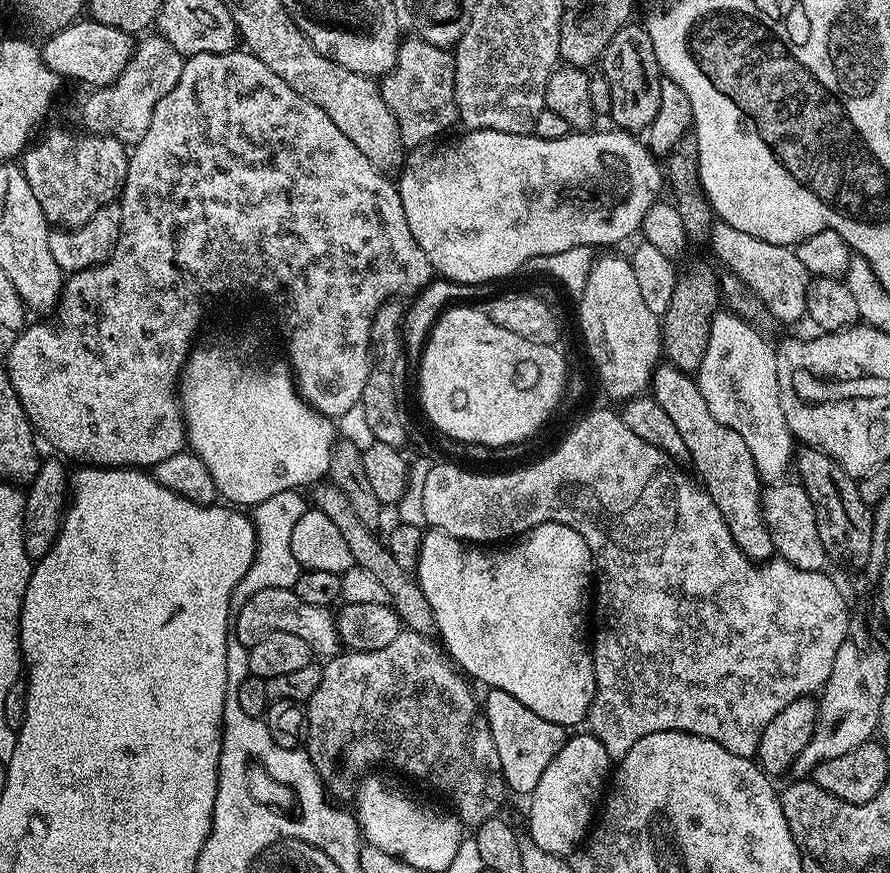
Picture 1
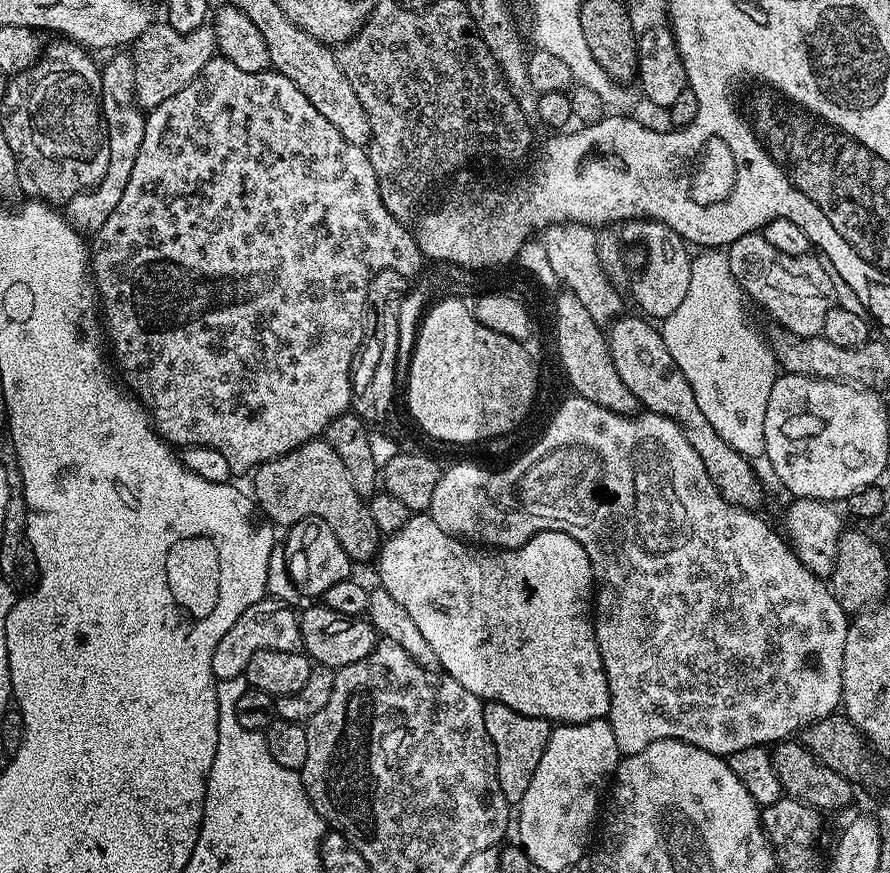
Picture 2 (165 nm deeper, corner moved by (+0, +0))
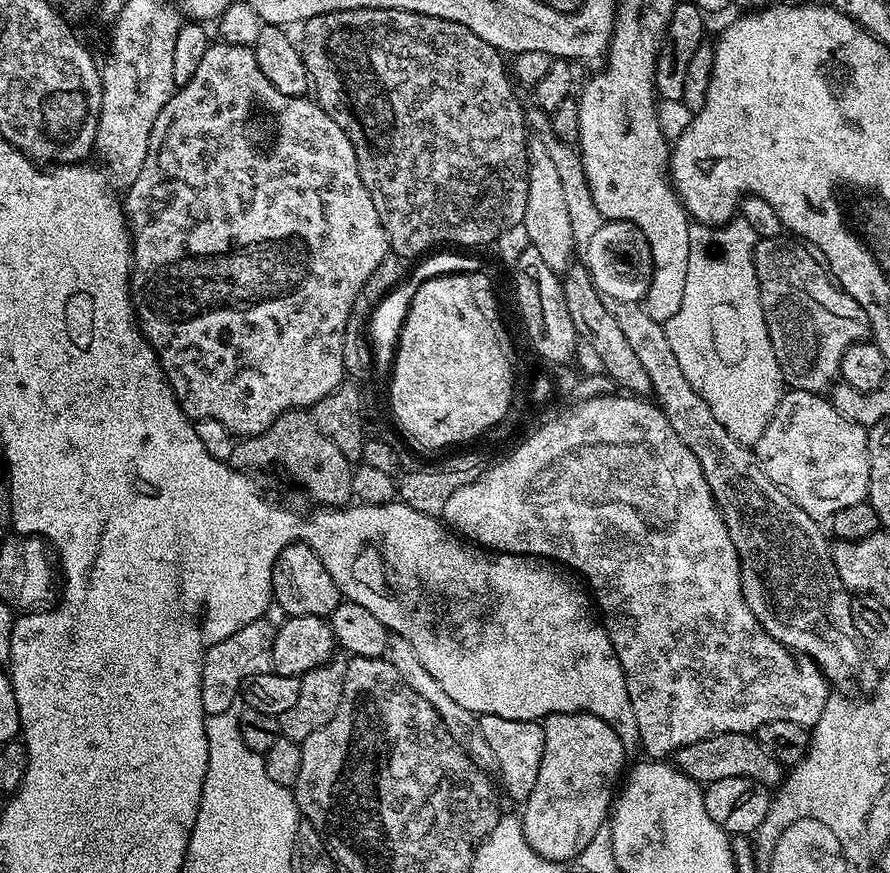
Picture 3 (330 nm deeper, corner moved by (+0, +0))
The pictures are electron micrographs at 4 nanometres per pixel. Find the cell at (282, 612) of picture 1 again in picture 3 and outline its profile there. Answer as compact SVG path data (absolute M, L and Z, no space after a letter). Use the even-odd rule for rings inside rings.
M261 618L242 626L242 630L234 630L230 638L222 638L222 642L212 643L210 650L204 655L202 662L202 706L208 716L222 714L222 710L230 710L240 696L240 685L248 676L259 672L272 671L272 647L276 628Z

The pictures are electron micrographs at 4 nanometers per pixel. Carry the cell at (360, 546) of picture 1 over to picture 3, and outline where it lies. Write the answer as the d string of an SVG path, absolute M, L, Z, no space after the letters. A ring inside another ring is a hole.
M311 411L284 412L266 431L251 437L245 444L248 444L245 448L244 445L237 446L232 451L232 467L252 470L252 467L268 468L273 464L281 468L316 506L339 508L353 499L353 465L344 457L342 450L338 450L338 446L334 446L334 442L330 442L322 430L318 430Z

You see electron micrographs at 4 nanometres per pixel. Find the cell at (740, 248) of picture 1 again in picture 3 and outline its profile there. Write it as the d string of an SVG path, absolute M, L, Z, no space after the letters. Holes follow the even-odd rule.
M784 238L760 240L757 243L754 266L758 274L762 310L785 385L797 392L824 394L837 383L842 354L846 354L850 345L869 339L868 315L866 310L862 310L862 306L858 306L858 302L854 302L854 298L850 298L850 294L846 294L832 279L825 265L807 247L796 244L787 244Z

